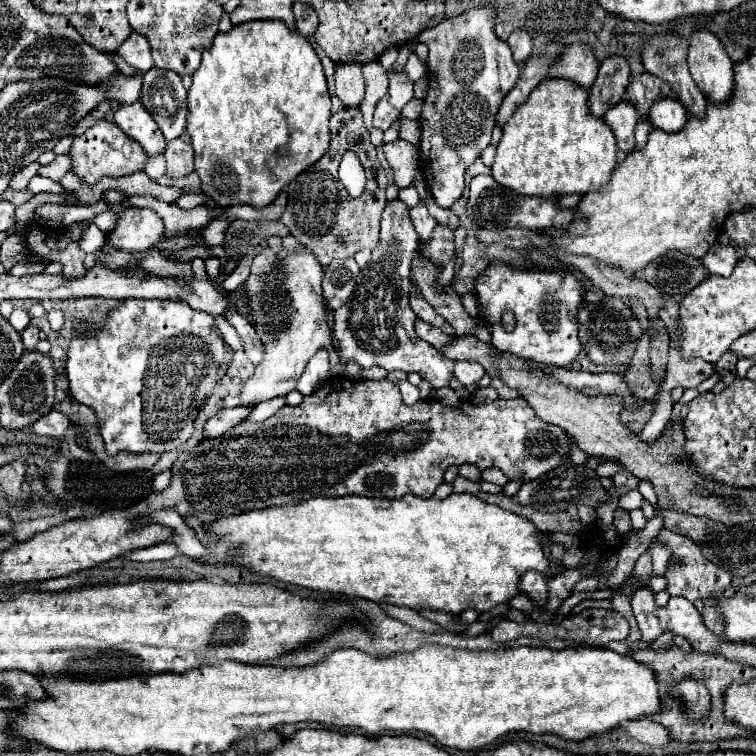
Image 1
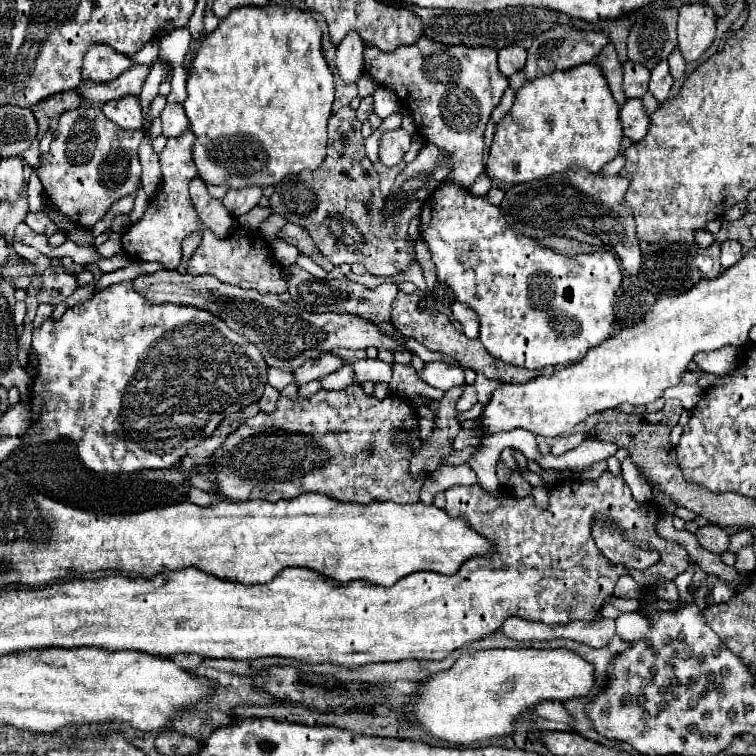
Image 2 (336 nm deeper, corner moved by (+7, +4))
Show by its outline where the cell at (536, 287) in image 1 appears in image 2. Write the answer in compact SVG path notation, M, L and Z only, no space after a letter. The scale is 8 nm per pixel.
M438 184L426 198L420 214L420 238L428 244L438 280L454 292L458 302L478 314L480 342L498 360L528 370L568 366L610 336L616 322L614 296L622 284L618 260L610 252L578 254L574 258L558 254L508 226L504 212L490 204L486 196L474 196L468 188L456 188L456 184Z

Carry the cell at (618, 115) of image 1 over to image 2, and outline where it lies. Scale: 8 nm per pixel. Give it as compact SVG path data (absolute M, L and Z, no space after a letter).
M630 98L622 106L620 122L622 122L622 128L624 128L624 136L628 136L632 142L640 142L646 136L650 116L646 114L642 98Z

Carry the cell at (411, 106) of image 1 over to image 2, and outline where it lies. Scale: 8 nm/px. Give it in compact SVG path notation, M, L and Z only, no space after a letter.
M404 128L384 132L380 138L380 160L386 166L396 166L410 148L410 134Z

